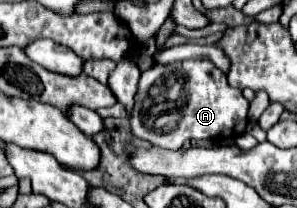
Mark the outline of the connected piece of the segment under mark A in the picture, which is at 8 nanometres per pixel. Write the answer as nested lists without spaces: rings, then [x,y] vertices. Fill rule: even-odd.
[[[179,61],[171,65],[153,65],[141,75],[131,131],[135,137],[163,149],[181,149],[191,139],[233,137],[245,131],[249,101],[239,89],[227,85],[225,73],[211,61]]]

